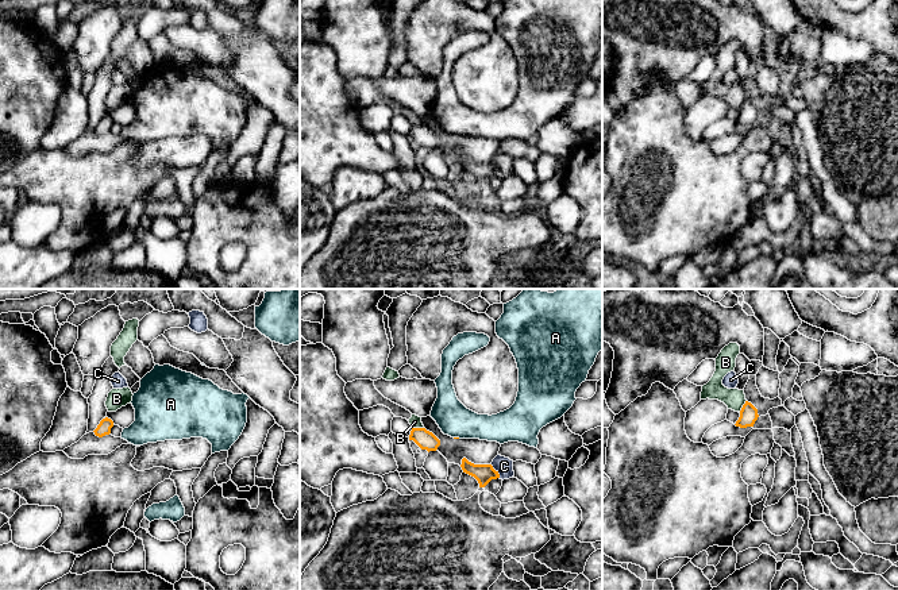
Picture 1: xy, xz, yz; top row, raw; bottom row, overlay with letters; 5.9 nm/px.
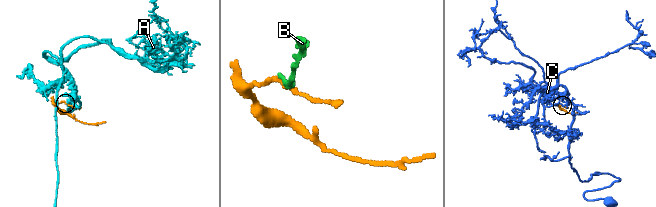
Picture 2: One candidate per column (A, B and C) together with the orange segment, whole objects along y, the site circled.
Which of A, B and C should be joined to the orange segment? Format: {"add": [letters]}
{"add": []}

